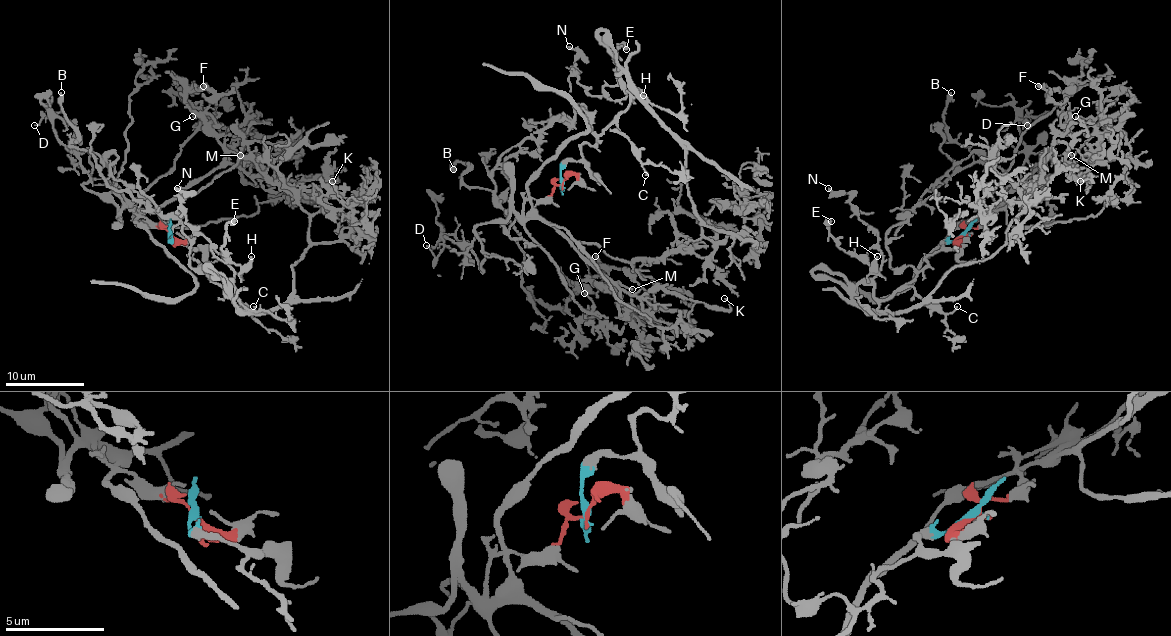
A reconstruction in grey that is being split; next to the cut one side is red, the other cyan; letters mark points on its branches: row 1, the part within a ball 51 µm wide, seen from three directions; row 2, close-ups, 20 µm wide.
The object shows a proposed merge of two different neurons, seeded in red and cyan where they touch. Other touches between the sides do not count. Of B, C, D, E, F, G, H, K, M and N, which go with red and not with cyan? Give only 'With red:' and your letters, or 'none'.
With red: B, D, F, G, K, M

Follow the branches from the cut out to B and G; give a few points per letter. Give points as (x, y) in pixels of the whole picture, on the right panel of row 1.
B: (965, 234), (994, 207), (994, 191), (1004, 173), (996, 165), (975, 162), (949, 134), (943, 120), (951, 93)
G: (965, 234), (983, 215), (994, 215), (1038, 179), (1061, 171), (1094, 132), (1091, 120), (1075, 116)

